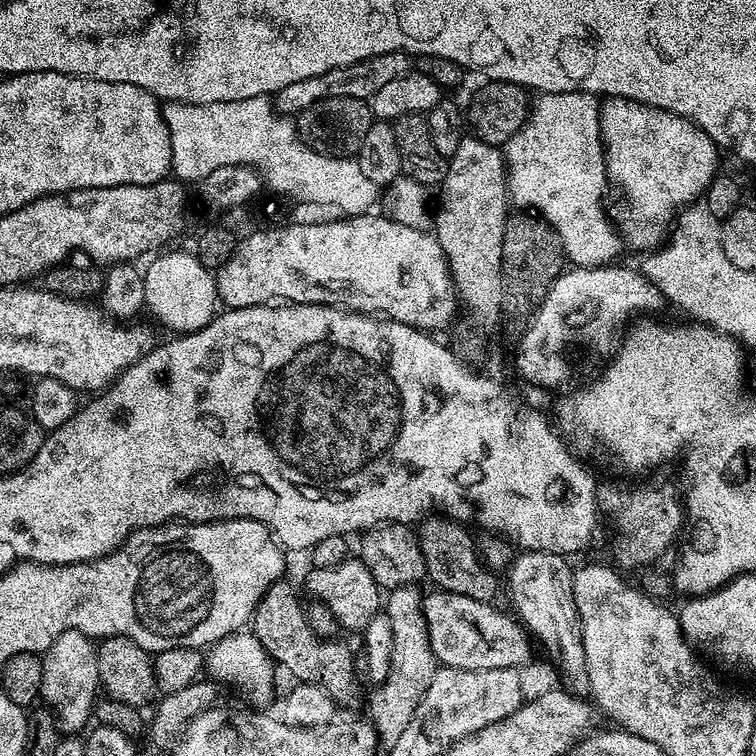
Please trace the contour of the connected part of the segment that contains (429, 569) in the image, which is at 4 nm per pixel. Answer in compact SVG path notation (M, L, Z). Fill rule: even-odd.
M443 514L429 515L424 522L425 524L418 528L418 535L427 579L432 579L436 583L433 585L441 592L462 594L482 604L492 604L500 588L502 592L502 584L501 581L500 584L496 581L497 573L482 559L478 540L476 544L475 538L468 533L471 531L461 524L459 519Z

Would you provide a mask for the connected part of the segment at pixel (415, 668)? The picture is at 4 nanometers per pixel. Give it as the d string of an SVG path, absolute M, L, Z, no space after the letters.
M416 586L393 588L386 596L386 611L392 627L392 659L386 665L388 677L369 698L366 713L377 737L385 742L396 740L398 734L410 726L410 718L414 718L414 710L418 710L418 702L422 702L422 694L426 694L438 667L436 655L430 646L420 590Z

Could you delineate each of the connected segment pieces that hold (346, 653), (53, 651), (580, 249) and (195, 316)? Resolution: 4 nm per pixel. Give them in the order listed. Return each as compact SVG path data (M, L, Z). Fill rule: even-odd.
M285 582L271 584L266 590L266 594L256 603L256 613L252 615L250 621L250 631L252 635L262 642L262 646L272 655L273 661L281 669L284 668L293 676L293 681L301 684L317 684L322 686L332 695L333 700L341 709L352 708L360 700L360 680L356 677L356 668L352 665L352 648L348 644L343 644L343 639L327 640L316 636L314 630L310 630L310 622L306 615L305 605L300 605L300 600L296 597L296 592Z
M71 628L58 634L58 638L54 638L54 642L42 654L44 665L40 700L51 708L57 725L65 733L83 733L89 727L88 719L93 719L98 693L101 691L96 649L93 637Z
M541 92L531 101L528 121L503 145L508 166L508 199L517 209L531 210L542 217L562 238L569 265L578 268L602 268L613 263L622 241L613 217L604 209L604 195L610 189L604 161L604 143L600 137L601 101L593 92Z
M164 250L159 253L161 254L157 260L152 260L148 264L148 268L143 269L144 273L144 285L146 286L146 302L144 303L145 309L150 313L153 312L156 315L156 320L160 324L165 324L169 328L169 333L172 334L183 334L185 332L202 332L204 328L212 323L213 318L218 314L218 297L216 295L216 278L213 272L213 269L207 268L200 259L193 254L191 251L188 252L168 252L172 250Z

